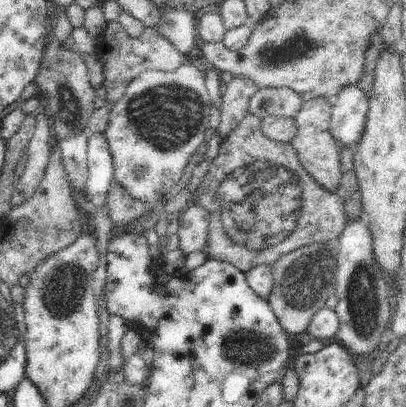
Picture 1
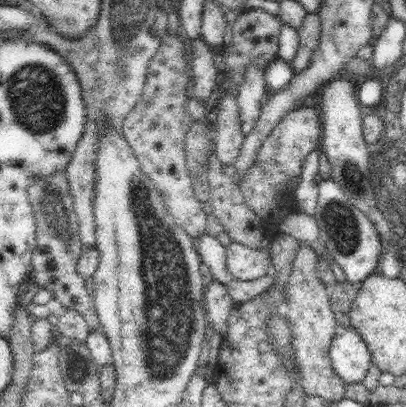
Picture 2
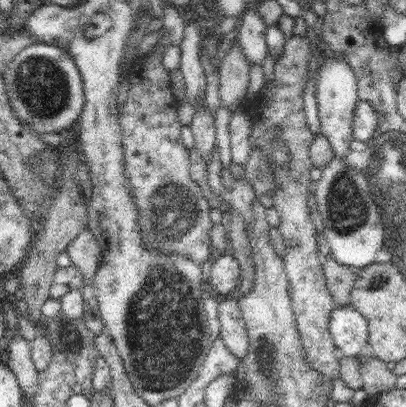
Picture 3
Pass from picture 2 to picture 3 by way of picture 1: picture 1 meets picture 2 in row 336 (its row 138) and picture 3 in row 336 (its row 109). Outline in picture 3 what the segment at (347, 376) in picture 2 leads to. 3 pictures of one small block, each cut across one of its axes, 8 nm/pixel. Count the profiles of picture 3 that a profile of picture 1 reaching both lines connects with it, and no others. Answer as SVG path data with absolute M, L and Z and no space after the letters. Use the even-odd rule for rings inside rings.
M335 304L329 314L329 332L339 356L359 356L369 344L367 320L351 304Z

